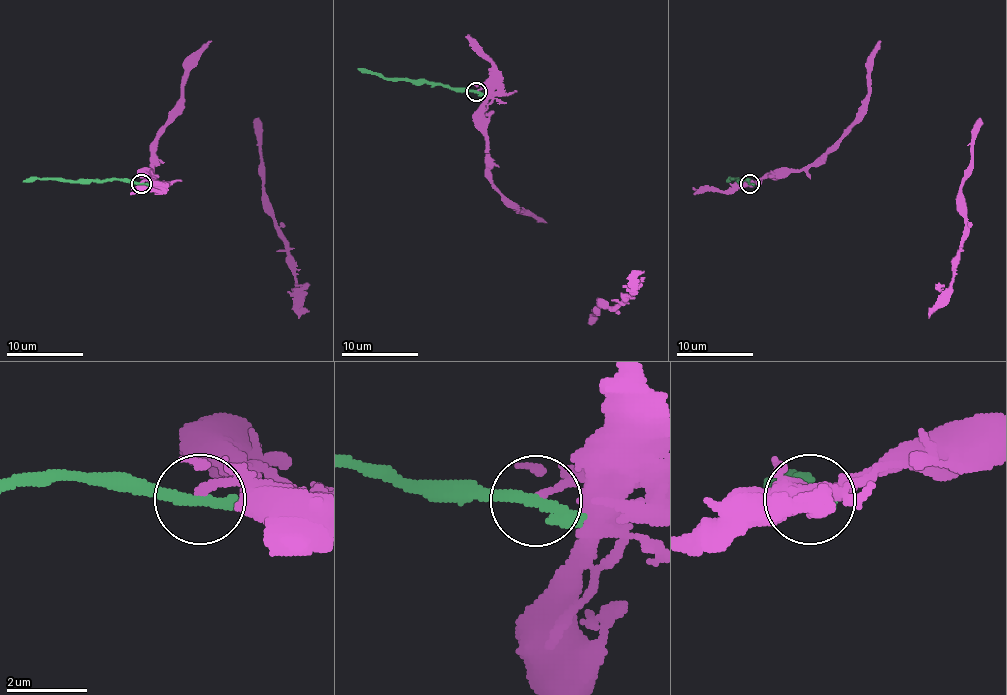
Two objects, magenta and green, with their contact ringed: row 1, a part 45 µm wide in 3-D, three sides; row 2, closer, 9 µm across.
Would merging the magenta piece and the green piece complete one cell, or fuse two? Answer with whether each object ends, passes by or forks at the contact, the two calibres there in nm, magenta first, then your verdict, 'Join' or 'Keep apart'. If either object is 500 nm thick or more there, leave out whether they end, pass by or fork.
At the ring magenta ends. At the ring green passes by. Thickness 180 nm (magenta) against 240 nm. Keep apart

